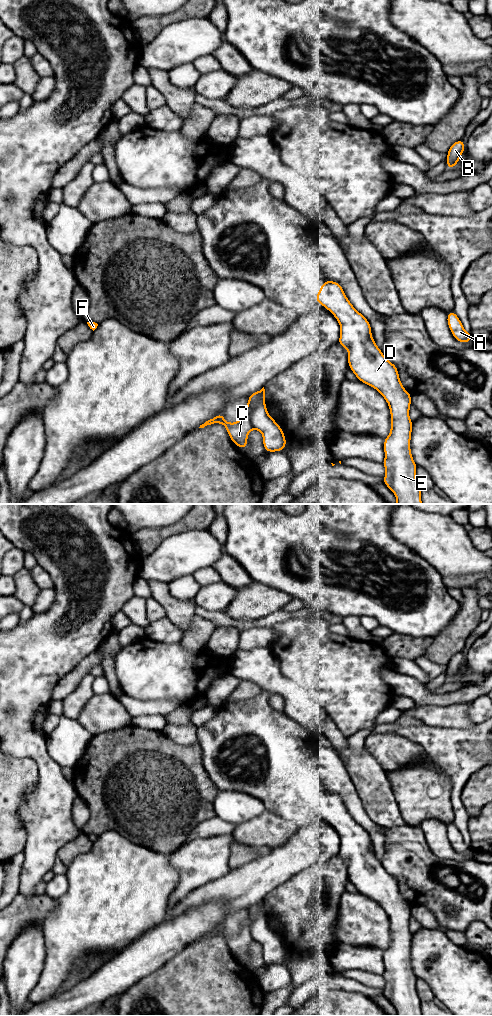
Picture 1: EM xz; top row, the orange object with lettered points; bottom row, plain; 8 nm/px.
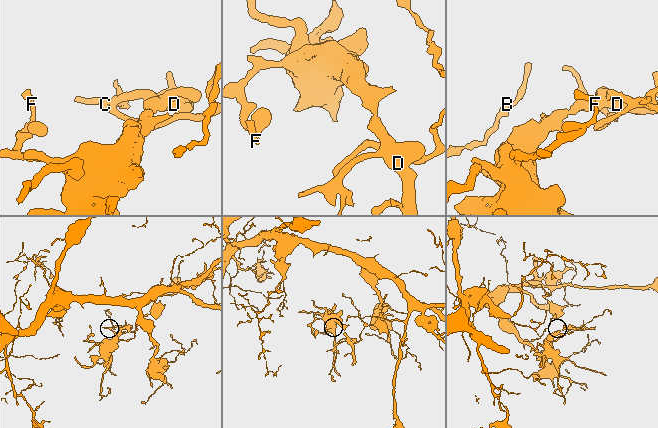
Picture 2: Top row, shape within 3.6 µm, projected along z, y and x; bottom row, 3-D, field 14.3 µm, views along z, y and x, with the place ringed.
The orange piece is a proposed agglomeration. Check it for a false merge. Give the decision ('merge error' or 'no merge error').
merge error

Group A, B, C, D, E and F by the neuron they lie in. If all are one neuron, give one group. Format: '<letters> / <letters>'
A B / C D E F

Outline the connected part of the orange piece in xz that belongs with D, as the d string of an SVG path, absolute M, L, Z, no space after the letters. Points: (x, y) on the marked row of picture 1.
M331 280L324 281L315 300L328 309L340 323L340 338L337 344L347 348L348 366L356 378L375 388L389 405L391 430L383 443L385 452L383 465L386 470L383 483L397 497L396 504L422 504L421 488L416 479L418 466L412 458L410 449L413 422L409 418L409 409L412 395L404 389L396 365L385 358L382 350L371 337L372 330L369 321L353 307L339 283Z

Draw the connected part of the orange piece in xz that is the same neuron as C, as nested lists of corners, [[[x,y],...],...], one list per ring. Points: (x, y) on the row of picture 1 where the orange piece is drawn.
[[[264,387],[260,390],[259,396],[255,403],[248,401],[246,408],[243,410],[241,418],[236,423],[228,423],[222,413],[219,413],[217,416],[200,425],[199,428],[204,428],[205,426],[214,423],[220,423],[225,426],[231,441],[235,443],[239,448],[246,449],[248,445],[248,434],[253,429],[252,423],[250,421],[250,415],[253,410],[253,406],[257,403],[265,404]]]

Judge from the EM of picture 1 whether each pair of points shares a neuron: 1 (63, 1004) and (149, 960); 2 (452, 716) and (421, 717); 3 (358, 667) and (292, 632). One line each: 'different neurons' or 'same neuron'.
1: same neuron
2: same neuron
3: same neuron

